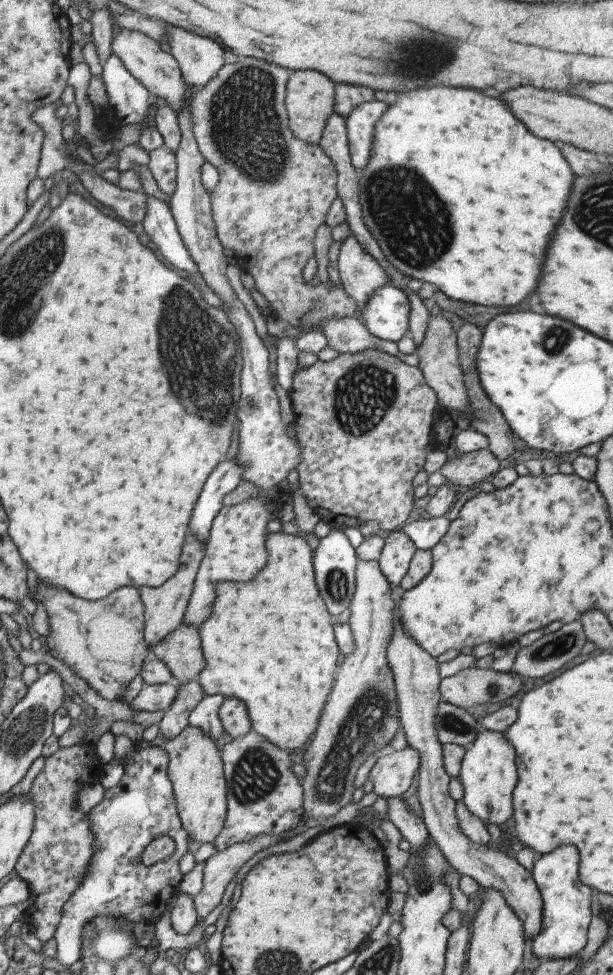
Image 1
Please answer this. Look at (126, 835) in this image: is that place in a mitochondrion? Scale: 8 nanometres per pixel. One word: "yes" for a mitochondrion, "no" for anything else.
yes

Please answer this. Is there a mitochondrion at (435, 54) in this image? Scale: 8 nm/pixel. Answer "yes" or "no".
yes

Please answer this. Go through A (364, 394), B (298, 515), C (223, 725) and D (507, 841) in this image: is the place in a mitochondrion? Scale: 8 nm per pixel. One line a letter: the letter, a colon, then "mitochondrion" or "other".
A: mitochondrion
B: other
C: other
D: other

